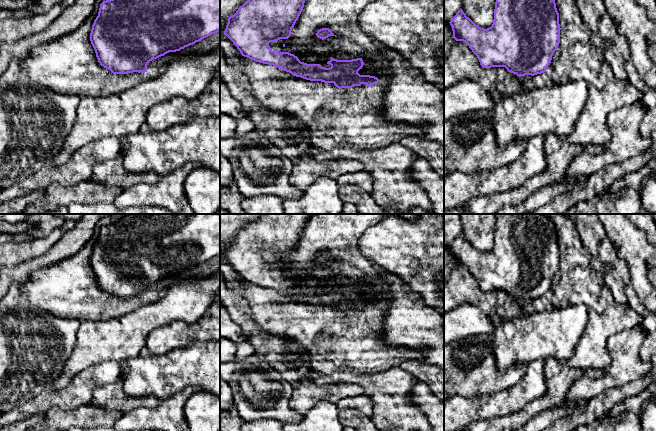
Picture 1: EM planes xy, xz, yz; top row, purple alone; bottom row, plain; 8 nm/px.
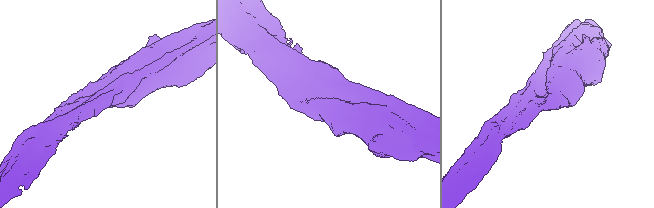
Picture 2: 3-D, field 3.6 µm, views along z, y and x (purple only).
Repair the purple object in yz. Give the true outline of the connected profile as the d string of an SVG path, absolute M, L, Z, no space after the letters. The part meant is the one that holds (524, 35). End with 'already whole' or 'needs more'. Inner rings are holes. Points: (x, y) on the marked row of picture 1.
M496 0L493 24L487 29L476 25L462 9L449 23L453 38L469 46L482 68L505 67L519 77L545 72L560 43L555 0Z | already whole

